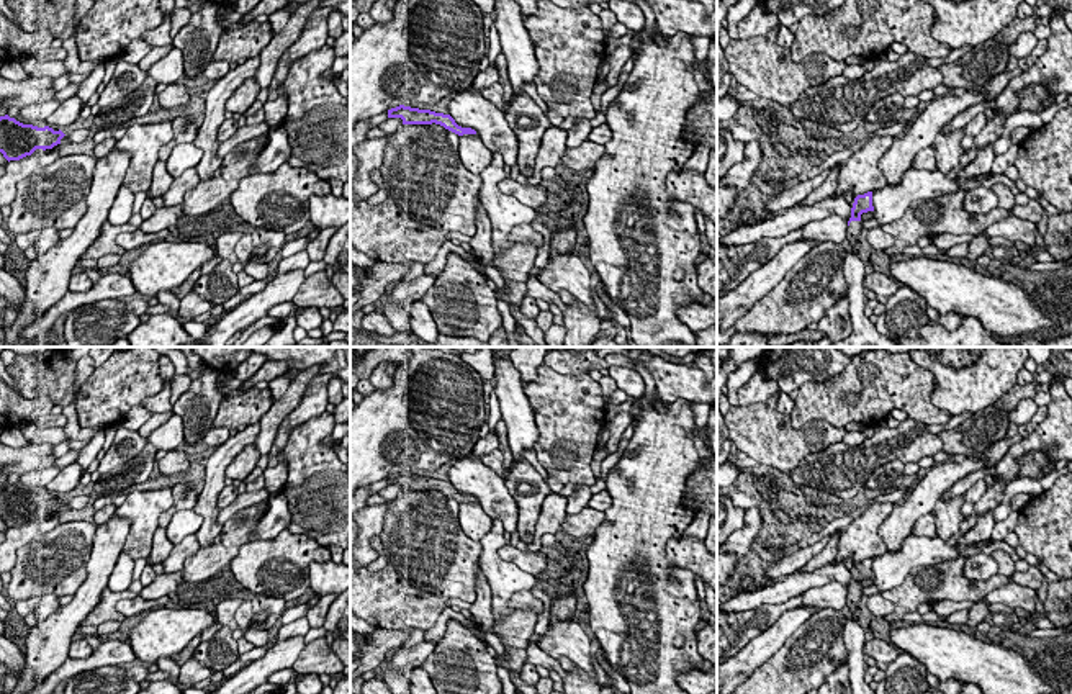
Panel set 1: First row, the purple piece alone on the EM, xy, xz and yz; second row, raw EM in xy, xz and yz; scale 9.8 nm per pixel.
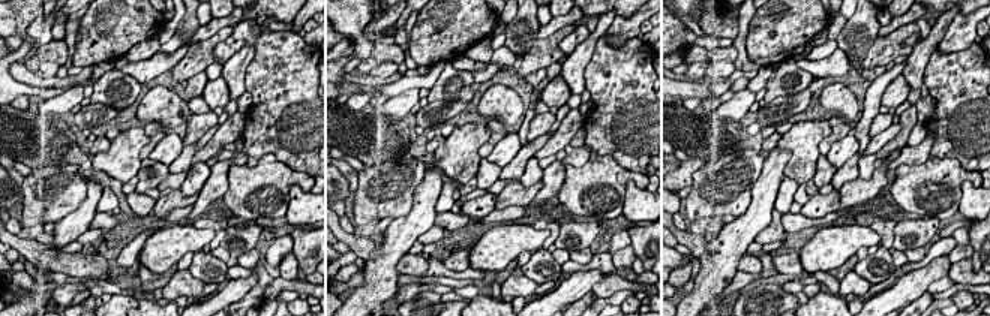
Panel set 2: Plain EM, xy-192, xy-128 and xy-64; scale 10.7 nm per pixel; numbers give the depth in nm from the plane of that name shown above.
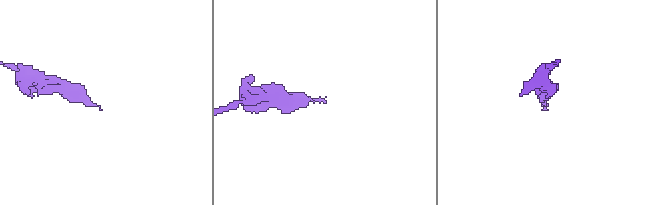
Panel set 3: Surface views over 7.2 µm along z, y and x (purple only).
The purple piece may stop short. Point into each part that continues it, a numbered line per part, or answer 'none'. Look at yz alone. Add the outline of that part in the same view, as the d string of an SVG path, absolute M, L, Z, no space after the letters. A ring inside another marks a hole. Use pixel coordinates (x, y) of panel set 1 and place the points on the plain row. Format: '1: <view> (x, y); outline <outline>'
1: yz (855, 594); outline M863 586L861 588L851 588L848 593L848 602L849 606L858 606L858 602L863 599Z

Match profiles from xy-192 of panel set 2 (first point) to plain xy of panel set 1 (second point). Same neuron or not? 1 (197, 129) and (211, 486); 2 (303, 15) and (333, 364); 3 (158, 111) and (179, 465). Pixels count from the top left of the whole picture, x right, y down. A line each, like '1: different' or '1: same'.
1: different
2: different
3: same

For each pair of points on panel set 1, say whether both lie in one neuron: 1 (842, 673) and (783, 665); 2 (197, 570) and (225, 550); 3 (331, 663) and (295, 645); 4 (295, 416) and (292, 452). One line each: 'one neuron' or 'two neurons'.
1: two neurons
2: one neuron
3: two neurons
4: two neurons

